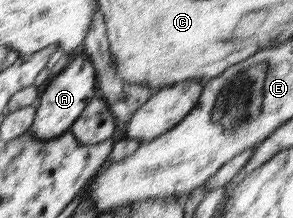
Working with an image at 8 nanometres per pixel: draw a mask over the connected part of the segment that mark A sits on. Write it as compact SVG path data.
M81 50L75 54L73 61L59 74L52 76L42 88L37 114L29 131L31 135L37 140L49 140L63 135L63 132L70 131L77 118L83 114L87 104L98 95L97 84L94 64L90 57Z

